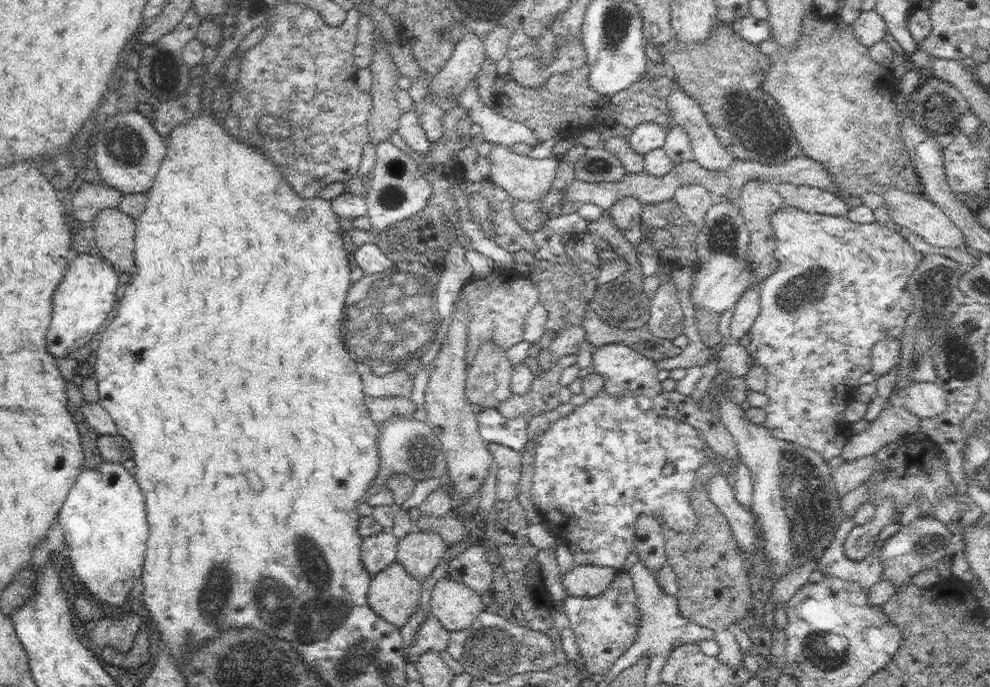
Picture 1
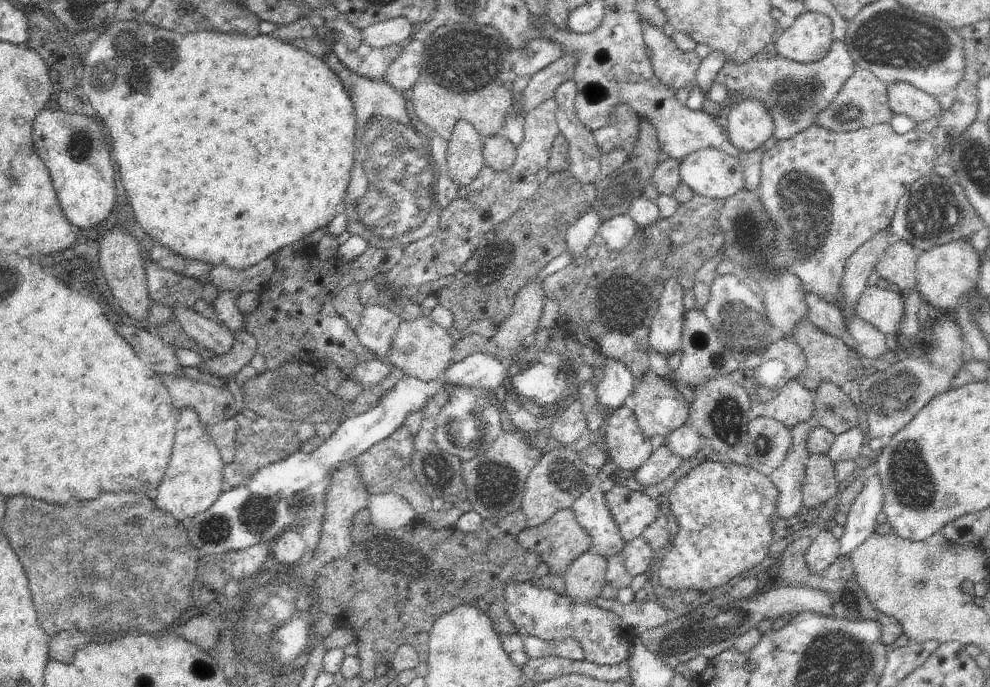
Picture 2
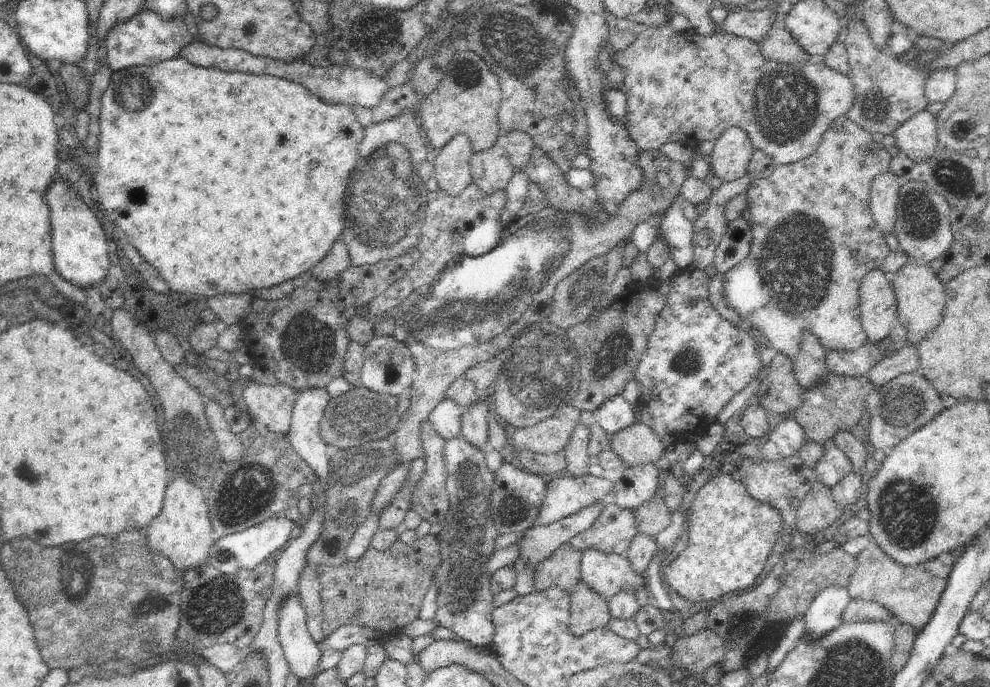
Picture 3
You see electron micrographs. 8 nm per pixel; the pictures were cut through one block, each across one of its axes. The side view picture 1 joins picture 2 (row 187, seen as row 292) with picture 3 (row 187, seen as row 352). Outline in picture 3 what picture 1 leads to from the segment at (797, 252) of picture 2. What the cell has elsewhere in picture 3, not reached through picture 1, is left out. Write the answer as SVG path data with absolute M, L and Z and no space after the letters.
M846 115L838 118L834 124L823 134L822 140L814 154L808 158L799 160L795 163L780 165L775 167L774 172L763 179L754 179L748 187L750 210L747 211L747 219L751 228L751 249L743 261L738 262L730 270L724 273L724 288L727 298L727 304L739 314L741 325L748 327L750 331L758 330L767 339L767 348L774 349L778 353L784 353L792 360L797 358L799 346L805 332L814 333L820 344L828 351L853 351L864 347L868 342L867 334L861 325L859 315L859 286L863 278L874 269L880 269L888 254L890 248L884 241L883 234L878 231L877 222L872 218L870 208L870 189L872 181L884 171L889 169L892 156L881 143L872 139L872 135L858 126Z

